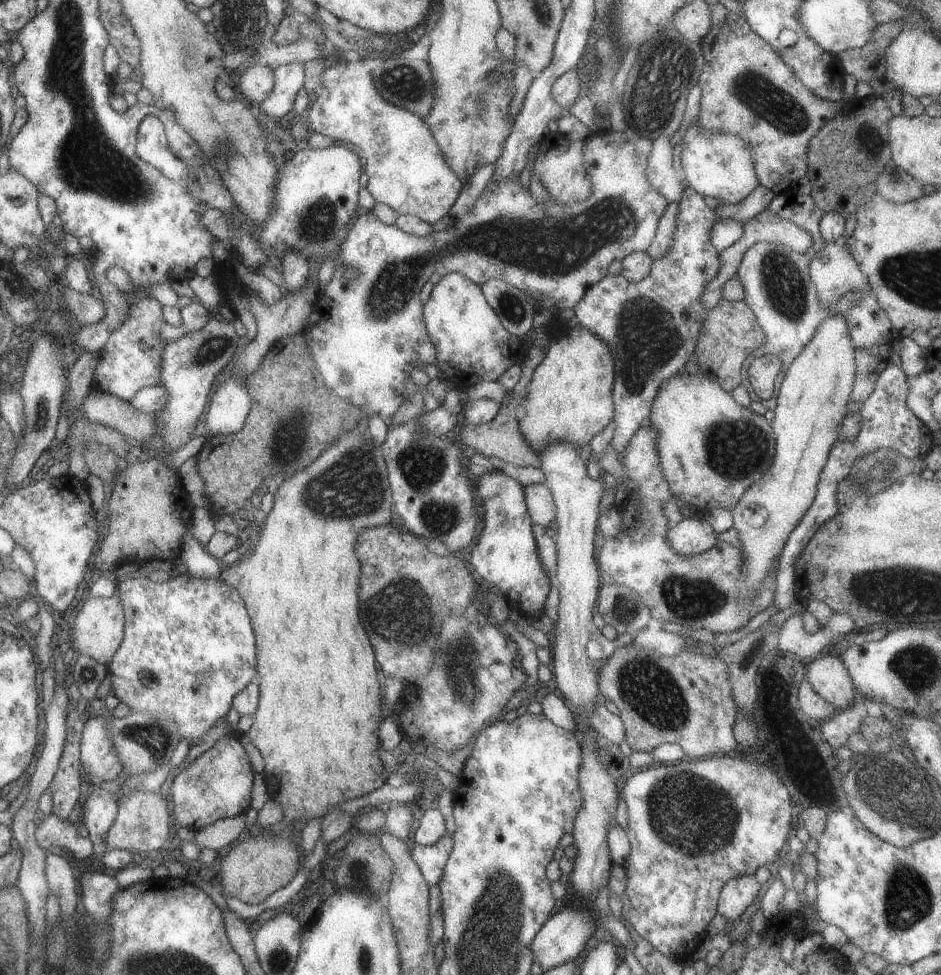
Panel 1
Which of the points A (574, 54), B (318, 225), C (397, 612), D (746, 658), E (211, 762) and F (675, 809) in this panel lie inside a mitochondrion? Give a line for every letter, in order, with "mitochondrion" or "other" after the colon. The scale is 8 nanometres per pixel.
A: other
B: mitochondrion
C: mitochondrion
D: mitochondrion
E: other
F: mitochondrion

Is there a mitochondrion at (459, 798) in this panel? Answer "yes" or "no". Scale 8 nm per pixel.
no

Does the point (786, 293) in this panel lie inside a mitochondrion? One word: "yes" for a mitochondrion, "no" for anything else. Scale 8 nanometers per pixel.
yes

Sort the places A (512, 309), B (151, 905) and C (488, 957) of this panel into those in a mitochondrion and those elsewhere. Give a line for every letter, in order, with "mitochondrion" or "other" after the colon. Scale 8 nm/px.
A: mitochondrion
B: other
C: mitochondrion

